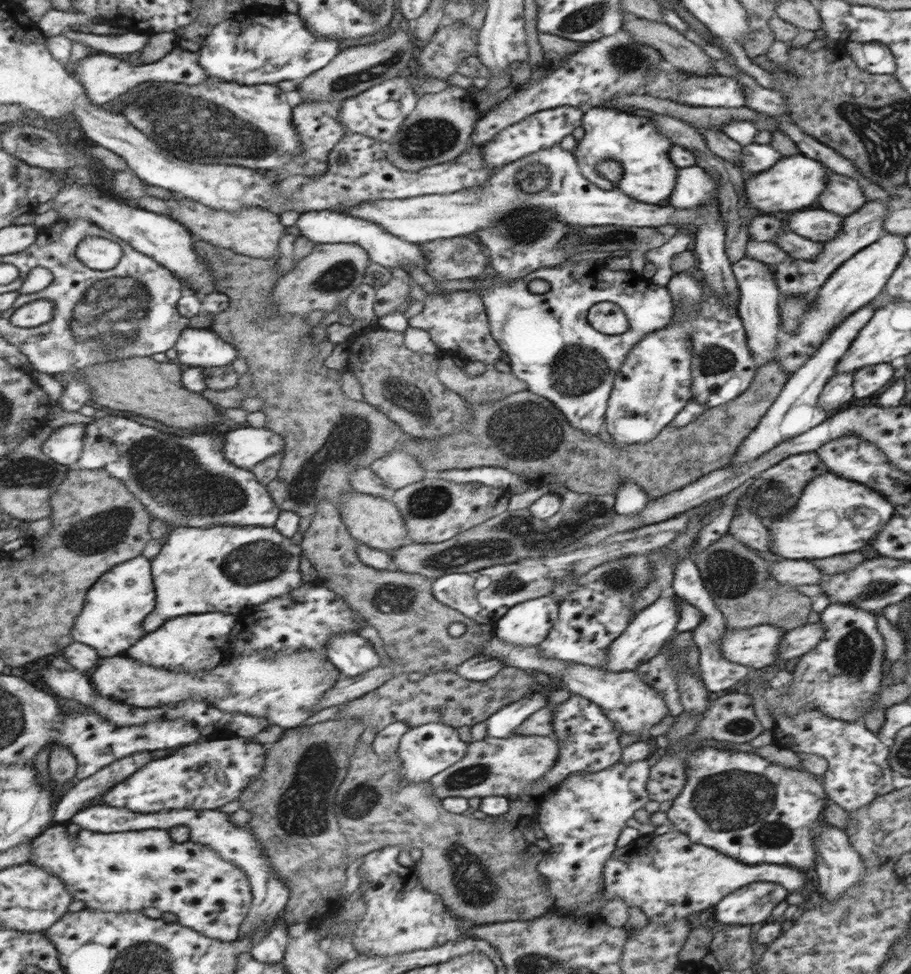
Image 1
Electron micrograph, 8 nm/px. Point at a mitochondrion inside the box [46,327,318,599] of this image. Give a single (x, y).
(174, 475)

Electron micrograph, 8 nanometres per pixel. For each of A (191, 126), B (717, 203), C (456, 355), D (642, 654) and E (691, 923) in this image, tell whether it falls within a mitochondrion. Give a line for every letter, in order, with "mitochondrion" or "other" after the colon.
A: mitochondrion
B: other
C: other
D: other
E: other

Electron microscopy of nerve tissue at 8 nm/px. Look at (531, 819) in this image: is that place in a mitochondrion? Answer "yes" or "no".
no

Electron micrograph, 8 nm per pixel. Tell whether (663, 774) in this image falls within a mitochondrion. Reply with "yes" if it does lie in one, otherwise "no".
no

